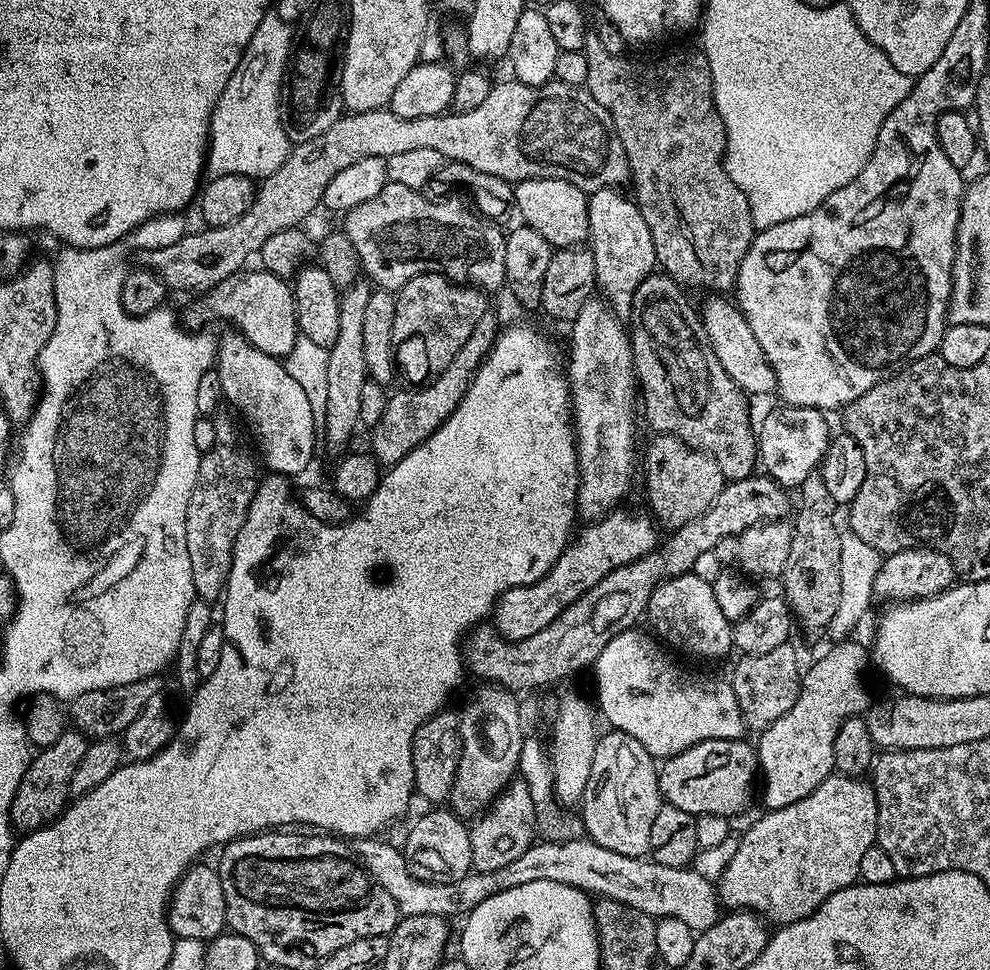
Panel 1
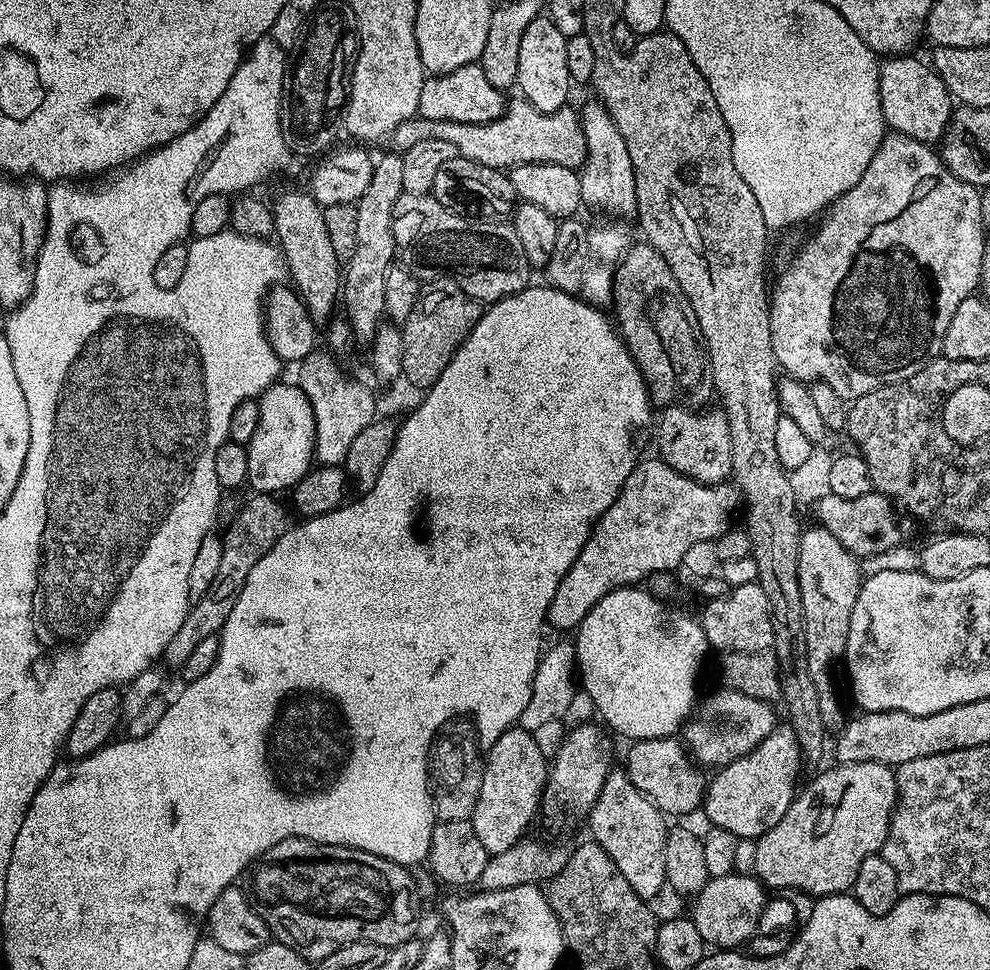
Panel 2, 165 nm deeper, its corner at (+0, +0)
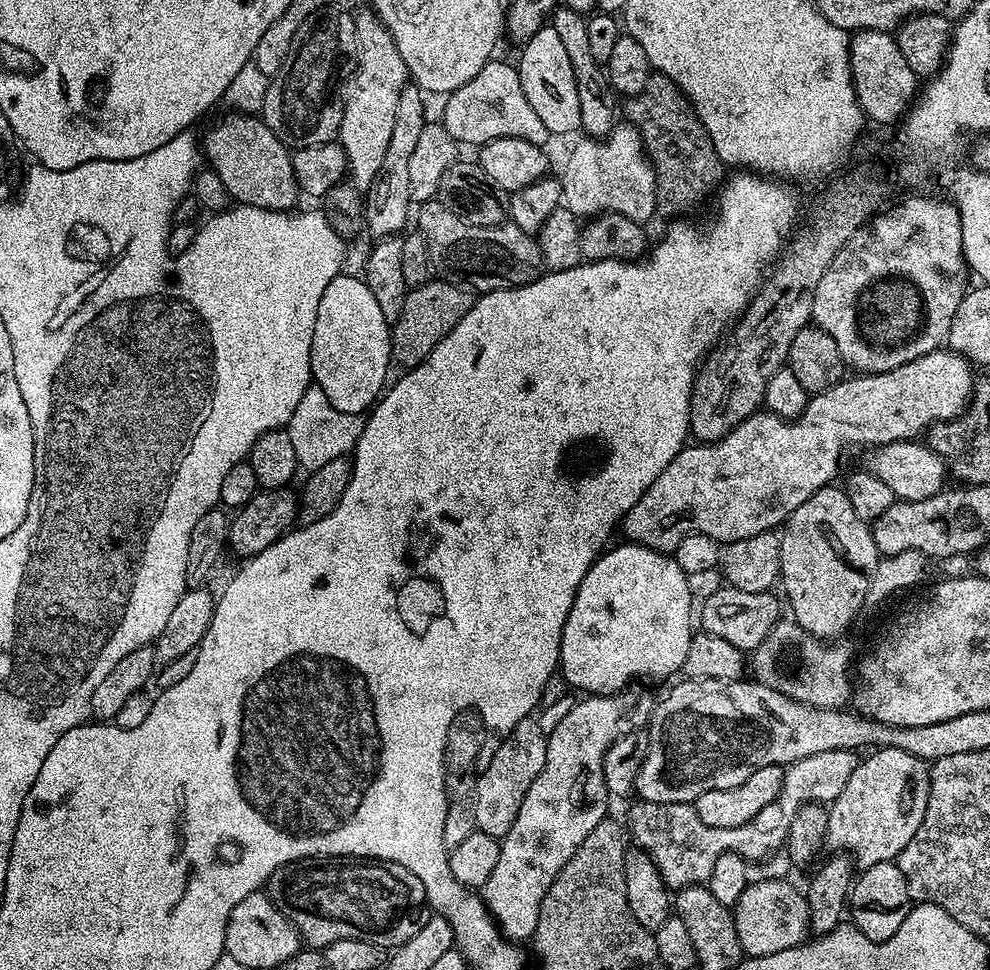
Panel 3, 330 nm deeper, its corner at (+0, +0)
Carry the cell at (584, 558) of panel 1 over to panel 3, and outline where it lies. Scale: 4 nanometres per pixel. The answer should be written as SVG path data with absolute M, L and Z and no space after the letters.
M937 350L926 354L922 358L914 358L914 362L910 362L906 366L898 366L889 372L877 372L875 374L852 374L844 378L839 384L832 388L826 389L824 392L815 393L809 399L806 410L796 420L783 420L781 416L775 416L774 413L767 410L758 410L750 418L746 418L734 430L730 430L730 434L726 434L715 442L696 442L691 446L686 446L676 455L674 462L670 462L670 466L666 466L666 470L662 470L662 474L658 474L658 478L654 478L654 482L650 486L650 490L646 490L646 494L642 494L642 498L638 498L638 502L634 502L634 506L624 515L622 521L622 532L624 532L629 541L634 544L641 544L655 552L663 552L665 554L675 553L678 542L682 542L682 538L693 536L694 534L702 534L706 538L716 541L717 544L723 546L730 542L738 542L742 538L750 538L754 534L762 534L779 529L784 521L788 519L790 514L794 514L794 510L798 510L798 506L802 506L802 502L806 502L806 498L810 498L818 490L829 487L833 483L832 480L836 476L836 471L840 468L840 459L844 456L847 448L865 448L871 450L881 444L889 444L890 442L898 442L899 440L916 440L923 437L933 424L943 424L946 420L955 420L964 414L968 402L972 398L972 390L974 387L973 365L969 364L964 357L951 350Z

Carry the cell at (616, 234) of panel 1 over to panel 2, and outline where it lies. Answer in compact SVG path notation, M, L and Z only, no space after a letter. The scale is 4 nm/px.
M591 102L578 115L584 125L588 156L584 167L579 169L582 186L581 201L592 208L601 208L609 212L612 218L630 218L636 216L636 187L634 186L634 170L630 166L630 154L626 151L626 141L618 134L618 126L614 126L614 118L604 109L603 104Z

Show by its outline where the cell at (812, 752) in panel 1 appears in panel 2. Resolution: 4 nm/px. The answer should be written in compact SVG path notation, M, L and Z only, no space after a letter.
M780 726L775 732L767 736L749 756L738 758L734 762L725 764L715 773L716 776L707 783L702 812L708 815L708 824L714 828L725 828L741 838L759 838L766 830L778 826L782 822L782 814L790 810L792 801L798 795L796 779L802 775L802 761L799 744L791 727Z

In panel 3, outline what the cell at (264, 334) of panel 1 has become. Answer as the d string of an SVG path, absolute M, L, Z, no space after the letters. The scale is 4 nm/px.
M359 275L336 276L331 288L322 294L310 362L315 387L324 391L334 410L359 416L367 413L385 391L389 383L388 367L394 364L392 329L370 286Z

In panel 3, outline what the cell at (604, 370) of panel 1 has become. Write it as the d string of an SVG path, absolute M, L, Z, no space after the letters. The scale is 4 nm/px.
M620 122L603 138L583 138L572 148L568 161L564 164L564 176L559 177L564 191L563 207L569 208L575 216L591 218L602 212L617 212L634 222L644 224L656 211L656 171L644 151L644 143L640 131L632 124Z

